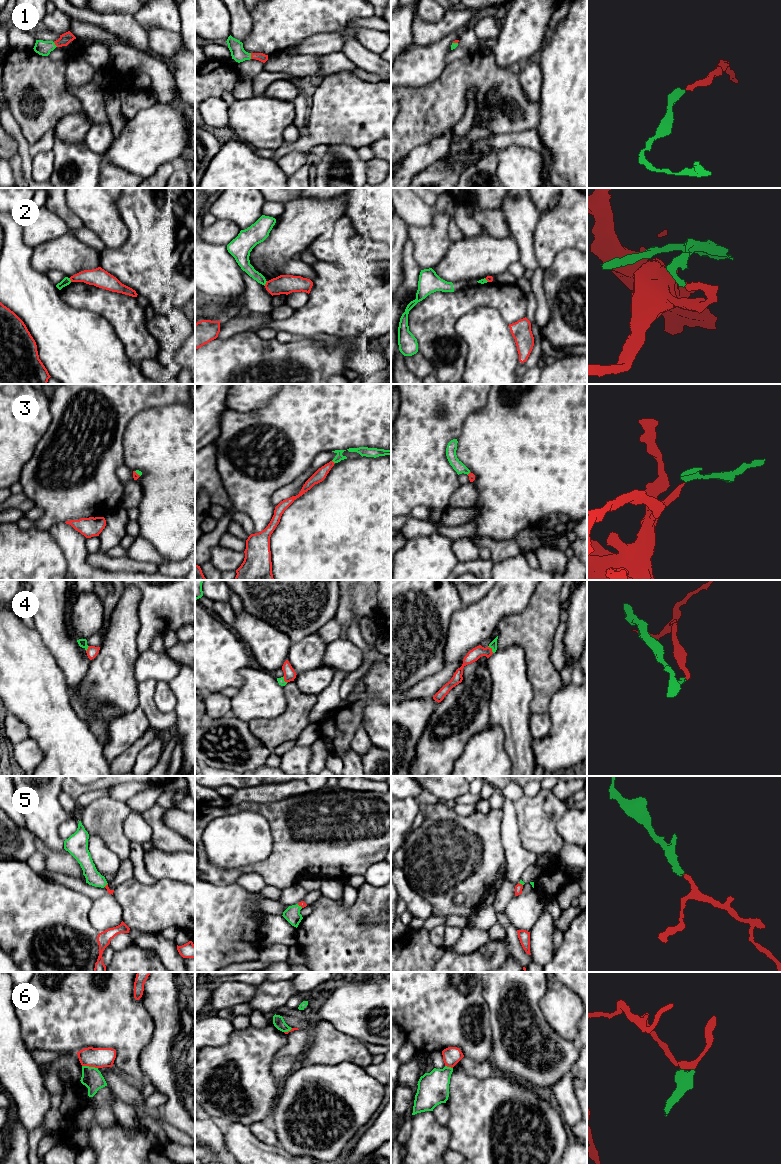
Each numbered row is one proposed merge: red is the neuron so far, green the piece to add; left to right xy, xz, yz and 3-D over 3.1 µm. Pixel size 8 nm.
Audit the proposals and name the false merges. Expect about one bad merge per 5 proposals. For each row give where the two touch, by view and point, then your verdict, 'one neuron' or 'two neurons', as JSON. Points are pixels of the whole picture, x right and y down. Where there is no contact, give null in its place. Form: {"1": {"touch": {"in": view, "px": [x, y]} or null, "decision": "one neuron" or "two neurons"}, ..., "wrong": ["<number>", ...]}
{"1": {"touch": {"in": "xz", "px": [251, 56]}, "decision": "one neuron"}, "2": {"touch": {"in": "xz", "px": [266, 283]}, "decision": "two neurons"}, "3": {"touch": {"in": "xz", "px": [333, 462]}, "decision": "one neuron"}, "4": {"touch": {"in": "yz", "px": [491, 649]}, "decision": "one neuron"}, "5": {"touch": {"in": "xz", "px": [300, 905]}, "decision": "one neuron"}, "6": {"touch": {"in": "xy", "px": [90, 1066]}, "decision": "two neurons"}, "wrong": ["2", "6"]}

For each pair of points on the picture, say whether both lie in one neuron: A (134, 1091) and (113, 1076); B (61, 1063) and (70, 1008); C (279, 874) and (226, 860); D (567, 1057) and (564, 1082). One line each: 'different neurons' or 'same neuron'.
A: same neuron
B: different neurons
C: different neurons
D: different neurons

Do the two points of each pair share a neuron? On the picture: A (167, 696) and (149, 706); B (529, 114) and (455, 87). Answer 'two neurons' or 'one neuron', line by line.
A: two neurons
B: one neuron

